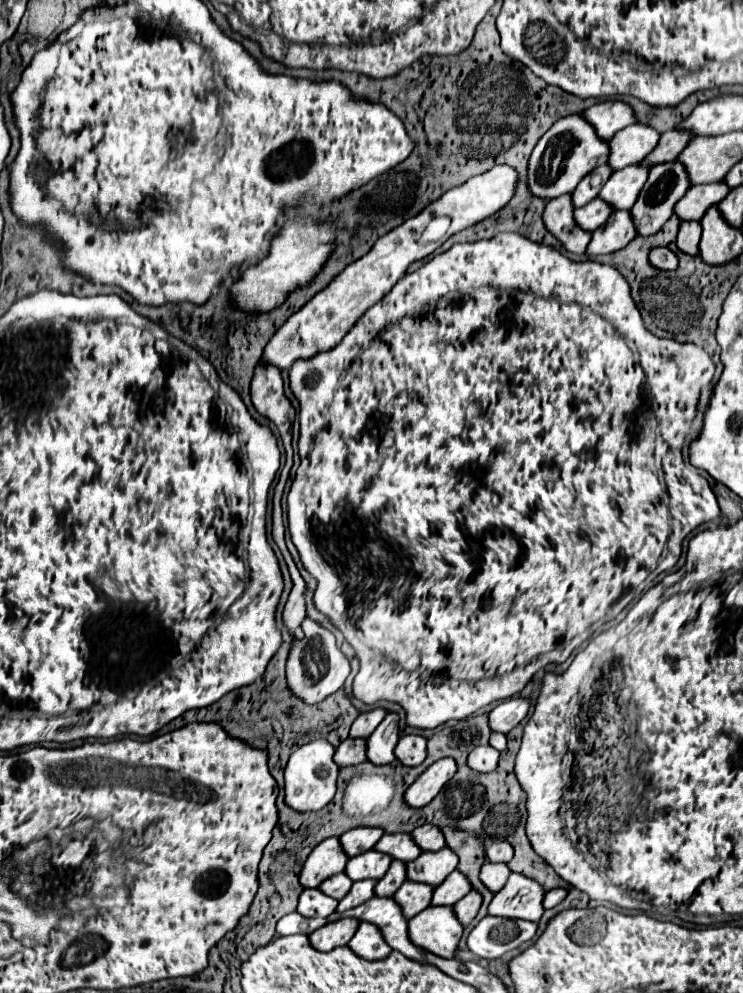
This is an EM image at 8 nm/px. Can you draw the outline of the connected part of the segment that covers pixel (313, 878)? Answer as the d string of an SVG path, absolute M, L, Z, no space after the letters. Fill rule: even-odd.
M326 838L308 856L300 872L302 888L318 888L326 878L344 872L348 856L344 854L338 838Z

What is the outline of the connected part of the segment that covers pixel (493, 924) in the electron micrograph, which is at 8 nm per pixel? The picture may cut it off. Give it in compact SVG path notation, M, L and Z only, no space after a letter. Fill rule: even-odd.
M486 916L468 936L468 950L478 958L496 960L520 944L532 940L536 924L528 920L510 920L498 916Z

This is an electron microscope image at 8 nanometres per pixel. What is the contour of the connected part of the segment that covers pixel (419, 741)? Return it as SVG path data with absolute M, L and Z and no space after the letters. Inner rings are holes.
M414 734L404 736L398 740L394 752L396 752L396 758L404 766L418 766L426 758L426 740L422 736L414 736Z

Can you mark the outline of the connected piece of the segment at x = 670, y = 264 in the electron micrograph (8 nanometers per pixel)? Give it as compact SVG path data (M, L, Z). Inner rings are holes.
M654 248L650 252L648 260L658 270L676 270L676 266L678 266L678 256L668 248Z

